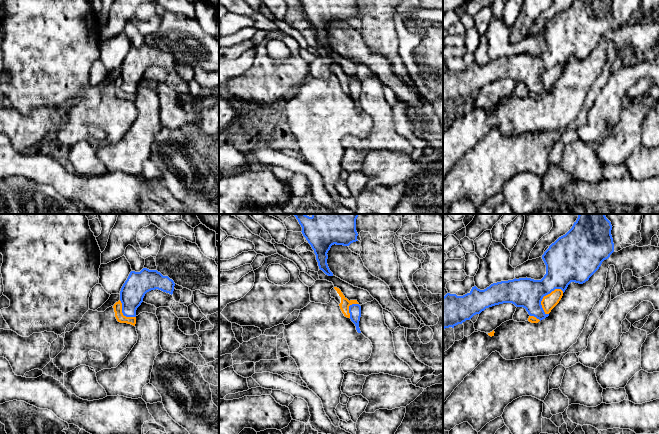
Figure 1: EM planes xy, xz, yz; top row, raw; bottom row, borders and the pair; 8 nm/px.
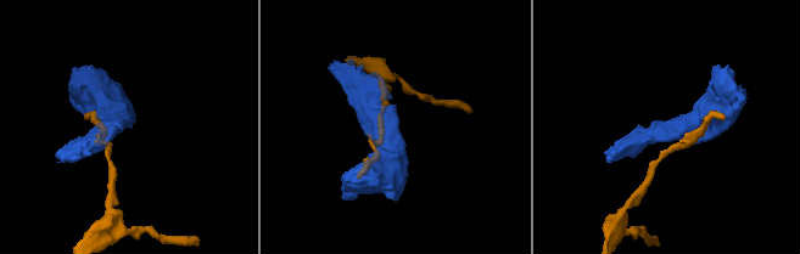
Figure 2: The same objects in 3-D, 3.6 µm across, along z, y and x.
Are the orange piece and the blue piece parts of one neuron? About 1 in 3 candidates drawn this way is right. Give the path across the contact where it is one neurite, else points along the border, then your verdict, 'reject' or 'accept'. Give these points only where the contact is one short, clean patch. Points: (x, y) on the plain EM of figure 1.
reject

